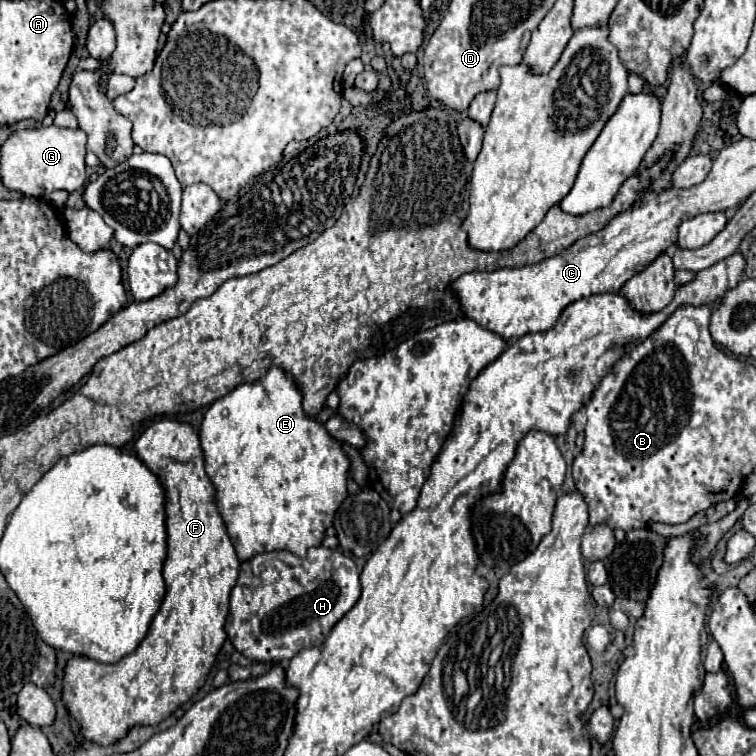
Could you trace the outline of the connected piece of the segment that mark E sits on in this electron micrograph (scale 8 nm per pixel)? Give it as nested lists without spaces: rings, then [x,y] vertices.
[[[272,367],[264,377],[260,377],[256,383],[244,383],[240,387],[236,387],[234,391],[230,391],[228,395],[220,397],[218,401],[214,401],[208,411],[204,413],[204,419],[202,419],[202,425],[200,425],[200,431],[198,431],[198,437],[200,437],[200,445],[202,445],[202,451],[204,451],[204,469],[216,489],[216,509],[218,513],[222,515],[224,519],[224,525],[226,525],[226,531],[234,543],[234,549],[240,557],[240,561],[248,561],[252,559],[254,555],[258,553],[266,553],[266,551],[276,551],[276,549],[284,549],[284,551],[290,551],[298,557],[304,557],[306,555],[306,549],[310,547],[318,547],[322,545],[322,537],[326,533],[326,529],[332,525],[332,519],[334,519],[334,513],[338,509],[338,505],[348,497],[348,491],[346,491],[346,479],[348,479],[348,469],[350,469],[350,463],[346,459],[346,455],[342,453],[342,447],[340,447],[340,441],[332,439],[330,433],[326,433],[324,425],[320,421],[314,421],[310,419],[304,411],[302,411],[302,393],[300,389],[294,385],[294,379],[284,373],[282,369],[278,367]]]

